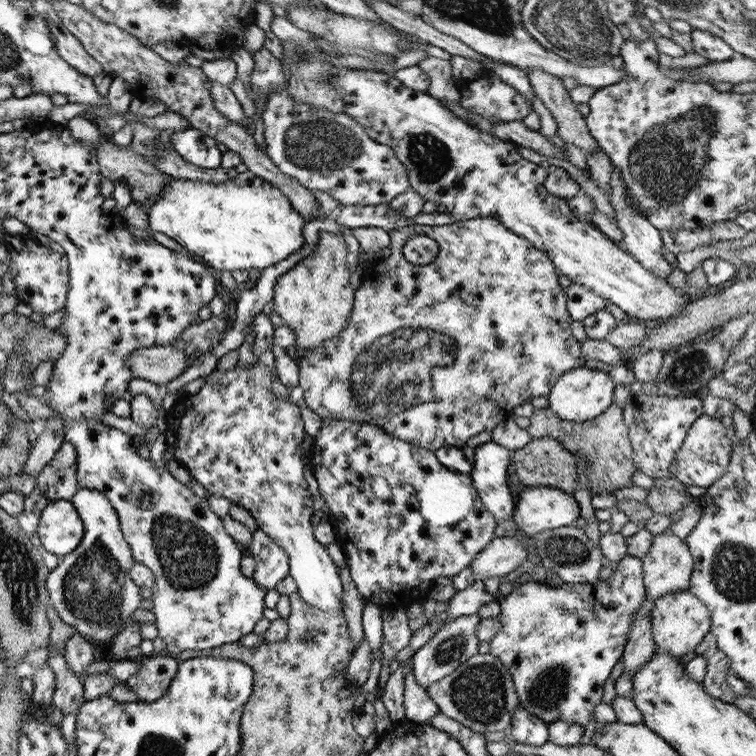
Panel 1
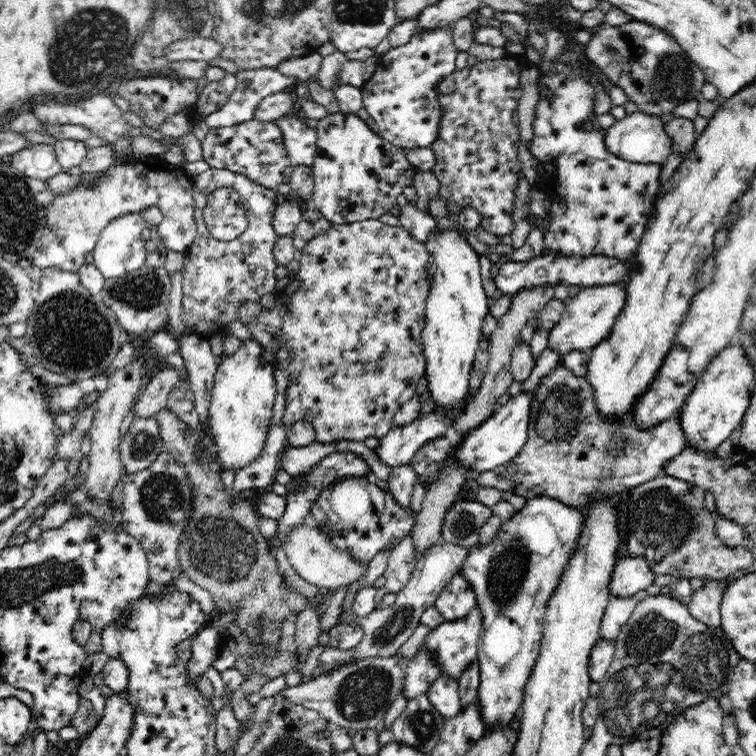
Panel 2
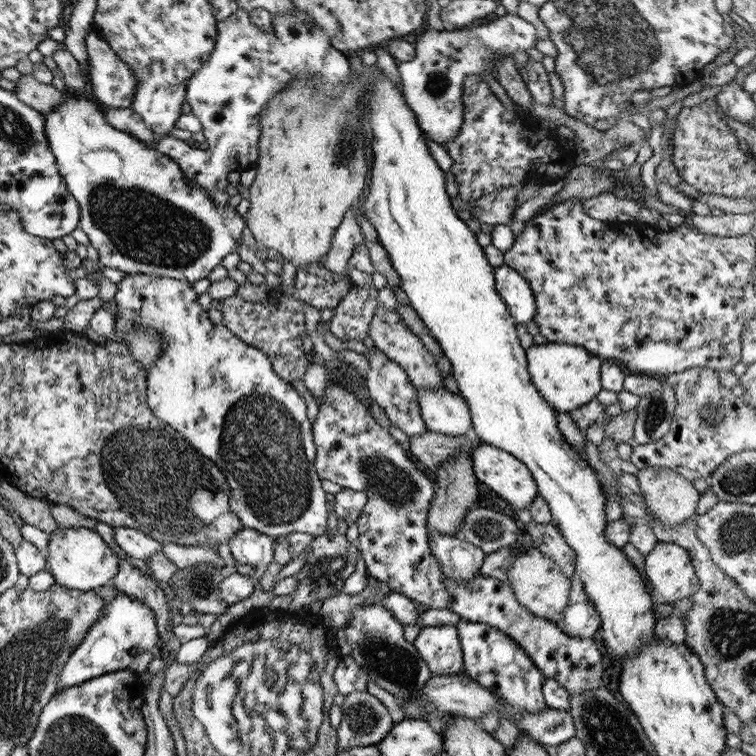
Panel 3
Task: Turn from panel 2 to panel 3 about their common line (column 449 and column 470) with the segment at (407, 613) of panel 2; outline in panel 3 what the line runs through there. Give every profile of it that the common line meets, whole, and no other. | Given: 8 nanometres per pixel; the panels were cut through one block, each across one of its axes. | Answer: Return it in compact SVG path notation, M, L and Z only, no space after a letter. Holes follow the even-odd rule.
M427 528L430 552L441 562L445 578L461 584L465 580L479 577L479 566L486 554L473 544L458 536L437 535Z

